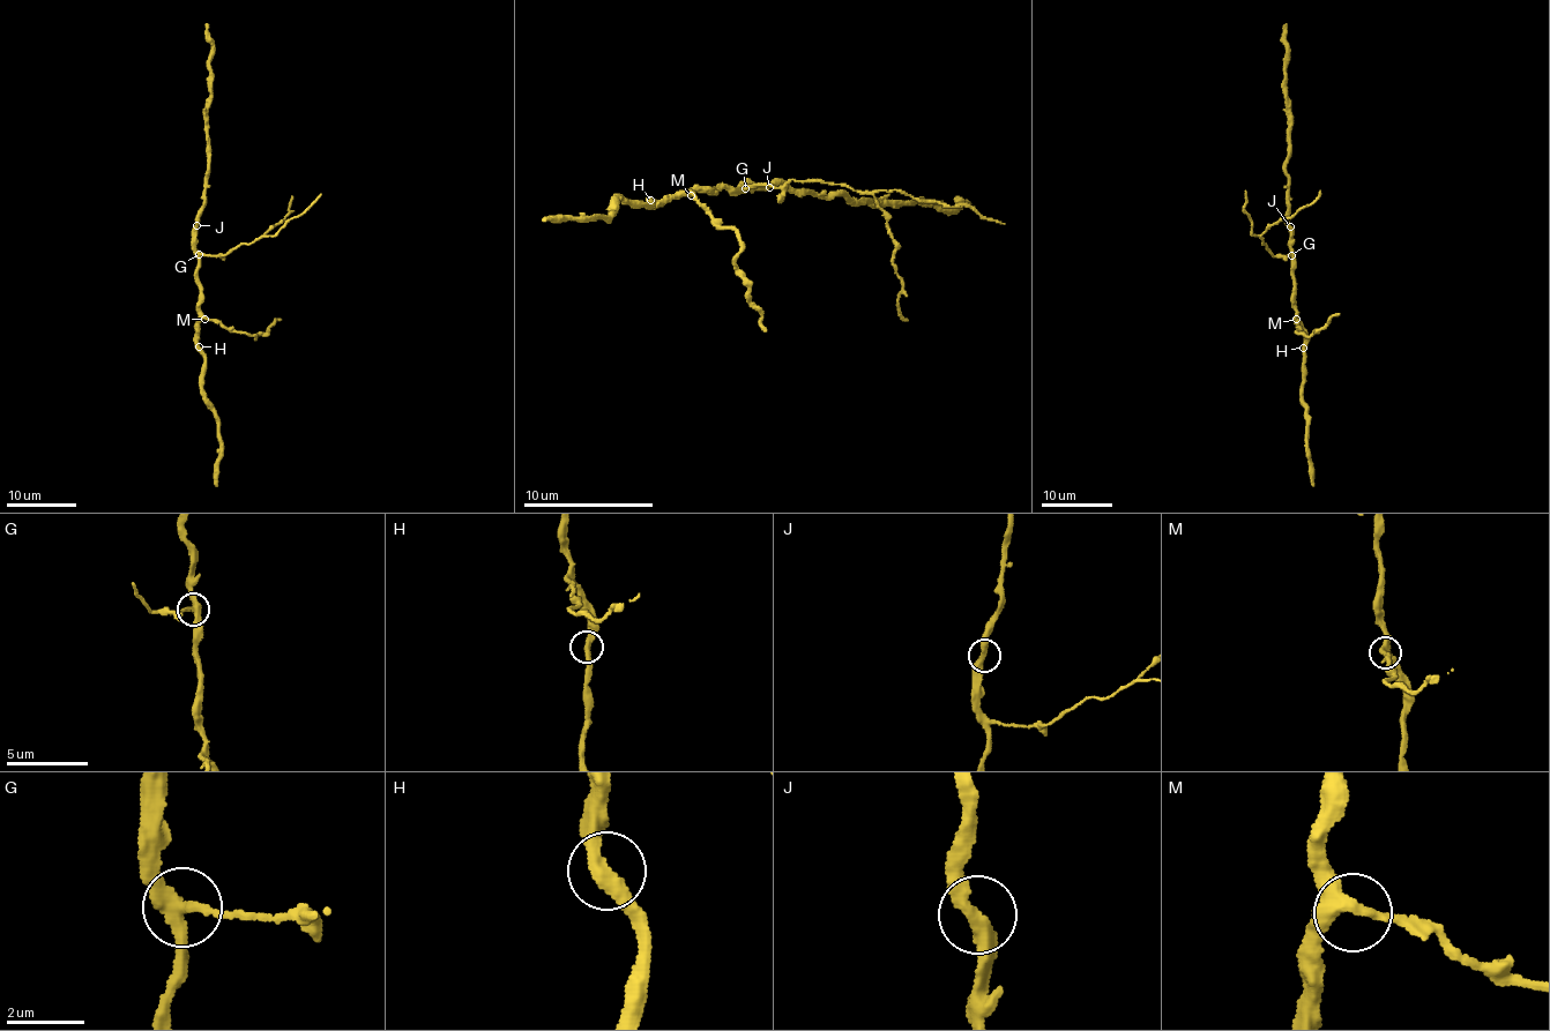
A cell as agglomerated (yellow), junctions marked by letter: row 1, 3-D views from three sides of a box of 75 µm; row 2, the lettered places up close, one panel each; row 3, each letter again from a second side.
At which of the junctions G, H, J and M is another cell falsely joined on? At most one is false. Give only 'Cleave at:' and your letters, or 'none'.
Cleave at: G

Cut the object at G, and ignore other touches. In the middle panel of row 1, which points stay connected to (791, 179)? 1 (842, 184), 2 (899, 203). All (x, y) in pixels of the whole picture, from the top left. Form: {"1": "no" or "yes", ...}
{"1": "yes", "2": "no"}

